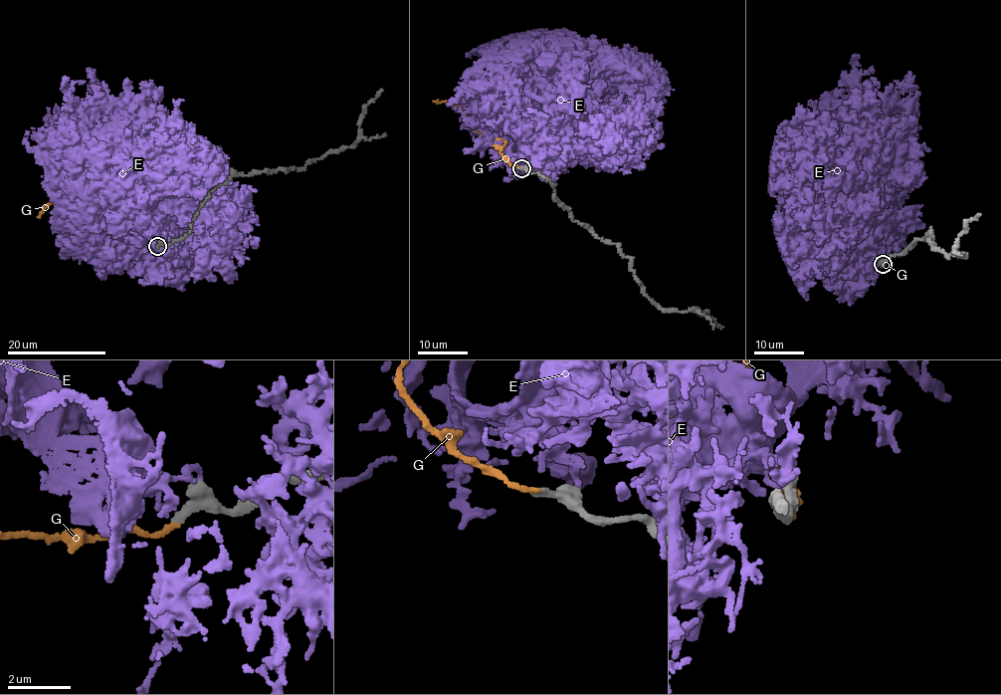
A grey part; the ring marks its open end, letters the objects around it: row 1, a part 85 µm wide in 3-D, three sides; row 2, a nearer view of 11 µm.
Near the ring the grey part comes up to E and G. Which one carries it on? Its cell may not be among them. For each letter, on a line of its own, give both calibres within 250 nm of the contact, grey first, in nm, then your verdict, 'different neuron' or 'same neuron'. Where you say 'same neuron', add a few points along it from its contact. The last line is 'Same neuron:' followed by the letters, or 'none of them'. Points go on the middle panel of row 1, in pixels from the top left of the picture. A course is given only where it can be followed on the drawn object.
E: 360/180 nm | different neuron
G: 280/150 nm | different neuron
Same neuron: none of them

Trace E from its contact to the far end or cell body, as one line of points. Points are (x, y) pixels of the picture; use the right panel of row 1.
E: (882, 259), (864, 223), (840, 193), (832, 186), (809, 183), (803, 179), (803, 171)

